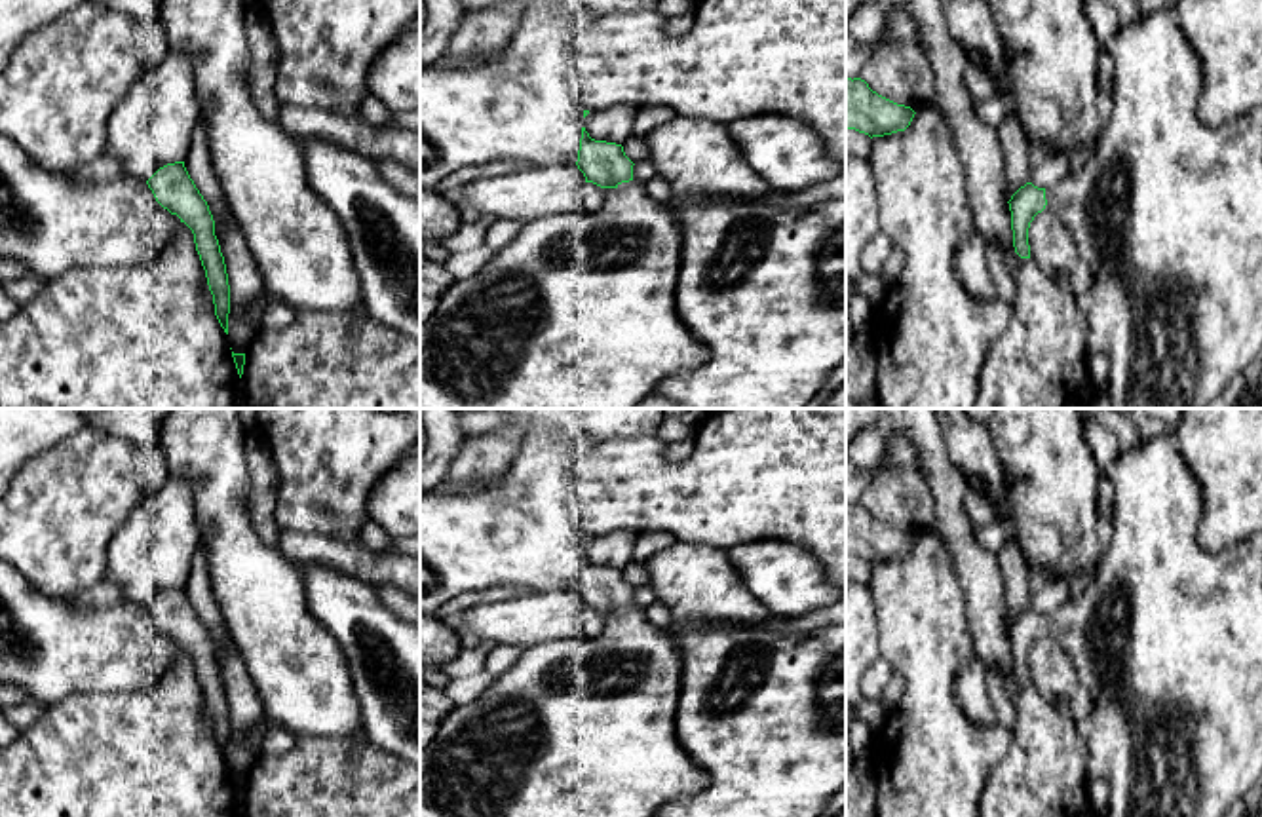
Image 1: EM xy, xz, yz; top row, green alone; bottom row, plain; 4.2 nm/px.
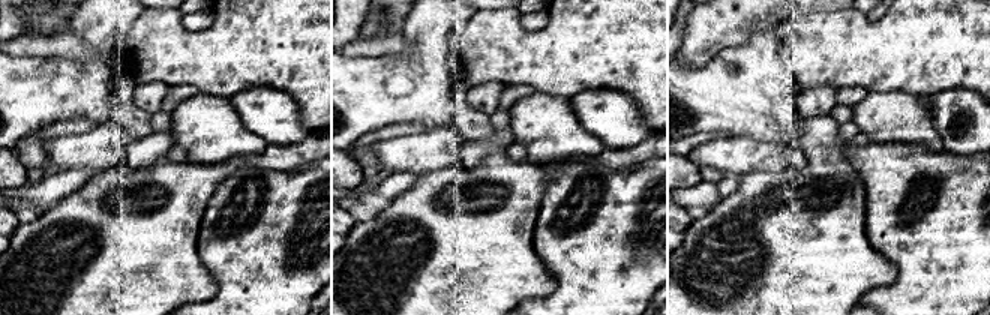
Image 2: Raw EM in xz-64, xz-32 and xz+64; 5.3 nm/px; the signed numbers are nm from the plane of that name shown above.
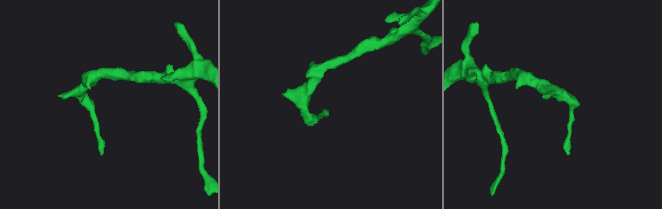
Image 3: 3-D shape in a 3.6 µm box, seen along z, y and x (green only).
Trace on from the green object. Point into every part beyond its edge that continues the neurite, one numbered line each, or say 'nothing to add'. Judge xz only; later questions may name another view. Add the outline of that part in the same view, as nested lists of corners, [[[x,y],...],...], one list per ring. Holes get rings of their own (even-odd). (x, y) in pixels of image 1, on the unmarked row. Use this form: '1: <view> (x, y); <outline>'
1: xz (580, 726); [[[637,606],[623,614],[608,614],[597,638],[561,638],[523,648],[519,661],[494,678],[475,701],[456,705],[439,722],[439,733],[420,752],[420,817],[656,817],[661,806],[705,790],[709,775],[688,756],[675,733],[682,669],[677,640],[665,629],[654,627]]]

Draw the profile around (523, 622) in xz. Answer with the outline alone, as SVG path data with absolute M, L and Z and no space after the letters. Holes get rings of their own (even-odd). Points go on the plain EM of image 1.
M574 589L530 593L475 604L454 619L464 633L500 646L530 648L540 642L582 636L583 598Z

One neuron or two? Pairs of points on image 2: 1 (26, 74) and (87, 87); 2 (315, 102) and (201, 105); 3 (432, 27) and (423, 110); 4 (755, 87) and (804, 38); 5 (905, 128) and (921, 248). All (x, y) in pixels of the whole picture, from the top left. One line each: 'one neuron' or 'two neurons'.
1: one neuron
2: two neurons
3: one neuron
4: two neurons
5: two neurons

